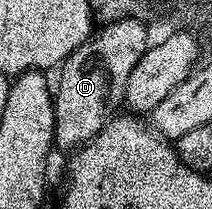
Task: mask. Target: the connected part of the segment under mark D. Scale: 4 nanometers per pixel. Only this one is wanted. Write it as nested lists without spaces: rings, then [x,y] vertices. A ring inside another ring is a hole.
[[[121,17],[118,21],[103,26],[102,29],[100,26],[89,40],[82,43],[66,61],[61,62],[59,66],[61,78],[55,81],[55,96],[53,98],[53,110],[57,120],[53,135],[60,148],[62,145],[63,148],[69,149],[68,151],[73,151],[86,145],[120,110],[117,108],[122,108],[127,83],[131,79],[131,71],[135,71],[139,59],[143,59],[146,49],[149,48],[147,33],[144,20],[140,21],[137,17]]]

